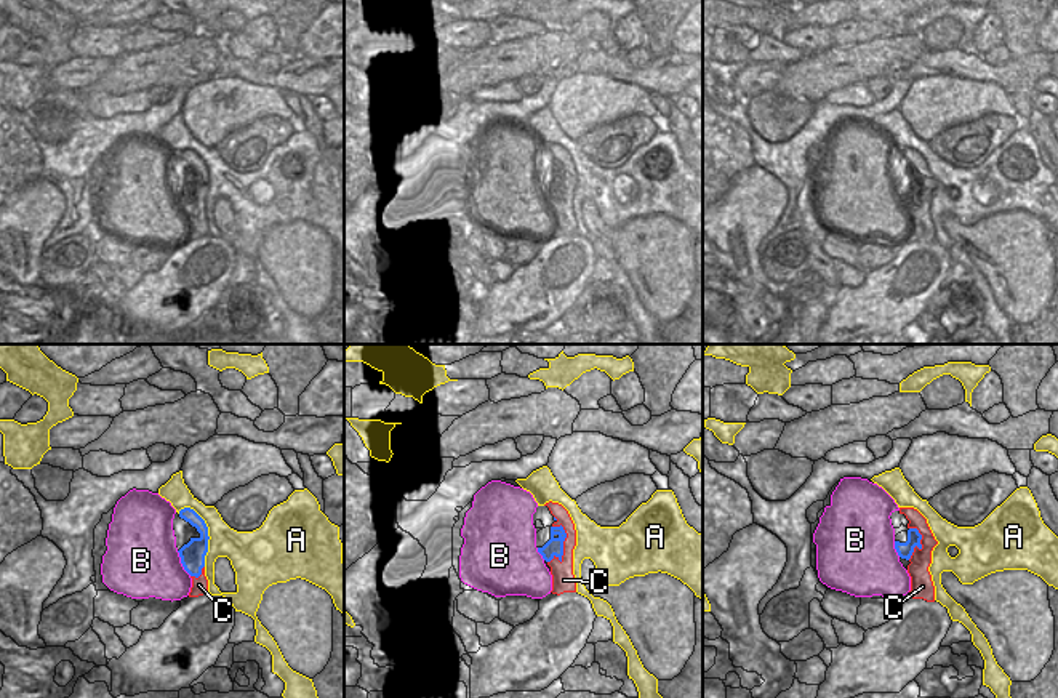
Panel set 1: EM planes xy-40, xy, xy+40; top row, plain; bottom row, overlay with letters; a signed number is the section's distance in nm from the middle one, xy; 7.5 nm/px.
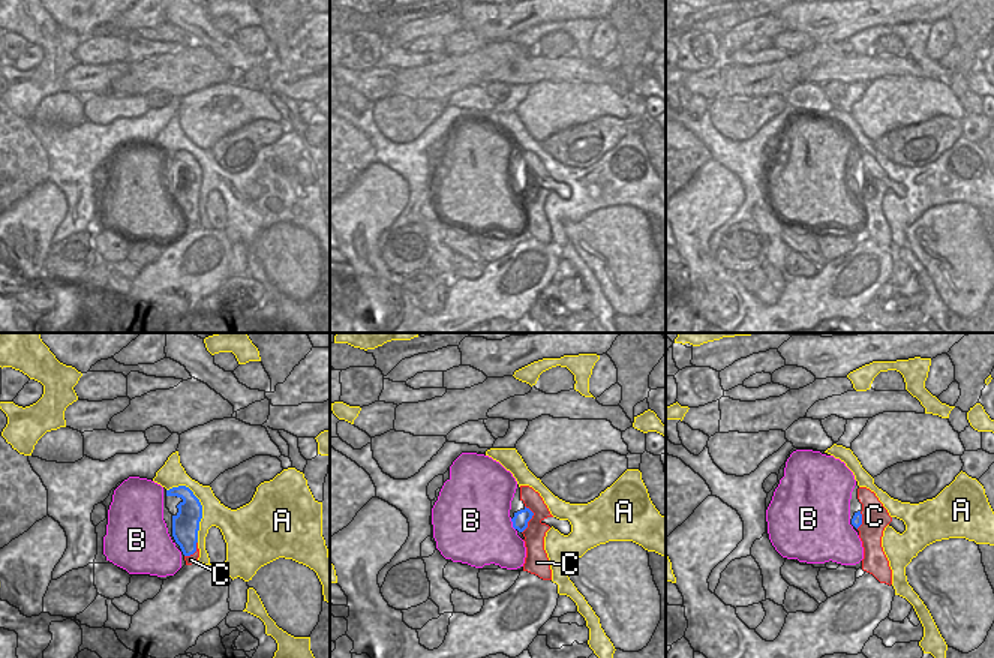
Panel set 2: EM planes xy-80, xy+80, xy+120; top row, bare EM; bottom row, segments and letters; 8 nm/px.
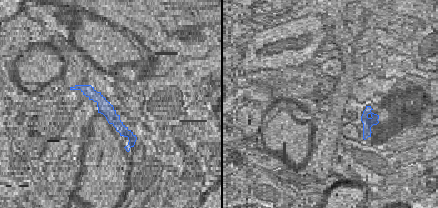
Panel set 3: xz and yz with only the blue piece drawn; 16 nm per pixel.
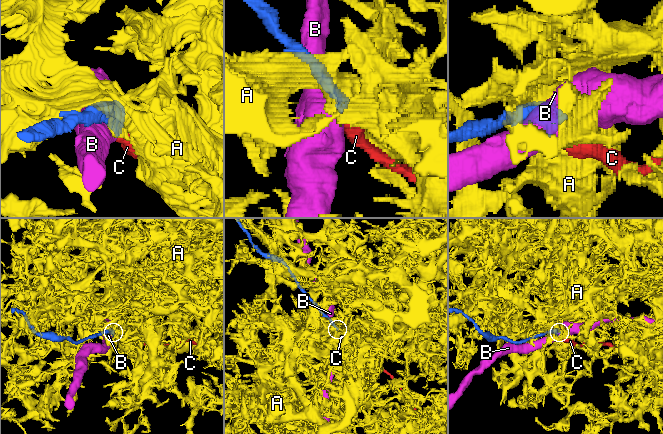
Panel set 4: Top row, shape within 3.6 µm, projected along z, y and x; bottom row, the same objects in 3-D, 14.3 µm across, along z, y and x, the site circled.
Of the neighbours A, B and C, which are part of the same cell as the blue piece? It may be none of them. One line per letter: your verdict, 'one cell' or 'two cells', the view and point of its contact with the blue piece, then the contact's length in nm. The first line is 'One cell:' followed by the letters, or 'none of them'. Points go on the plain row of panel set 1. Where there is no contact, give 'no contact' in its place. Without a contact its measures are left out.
One cell: C
A: two cells; contact xy-40 (207, 175); length 480 nm
B: two cells; contact xy-40 (181, 204); length 220 nm
C: one cell; contact xy (562, 188); length 320 nm

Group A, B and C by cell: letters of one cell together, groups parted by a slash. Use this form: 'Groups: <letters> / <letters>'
Groups: A / B / C.

